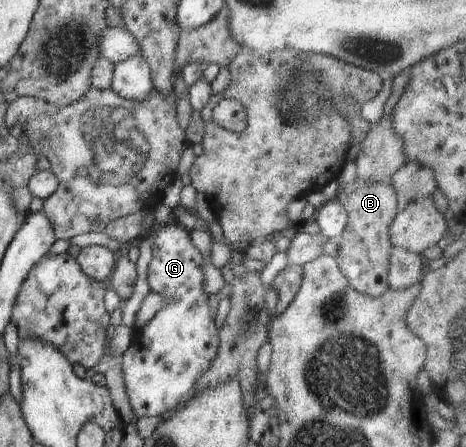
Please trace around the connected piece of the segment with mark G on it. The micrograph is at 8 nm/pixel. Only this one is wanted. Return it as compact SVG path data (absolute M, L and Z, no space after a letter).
M155 224L150 235L152 258L148 266L147 280L150 291L164 297L164 307L134 334L130 347L122 356L122 377L135 419L162 416L176 410L198 383L198 377L212 365L219 348L219 330L211 317L208 304L211 295L204 289L204 263L202 253L196 249L189 232L176 225Z

